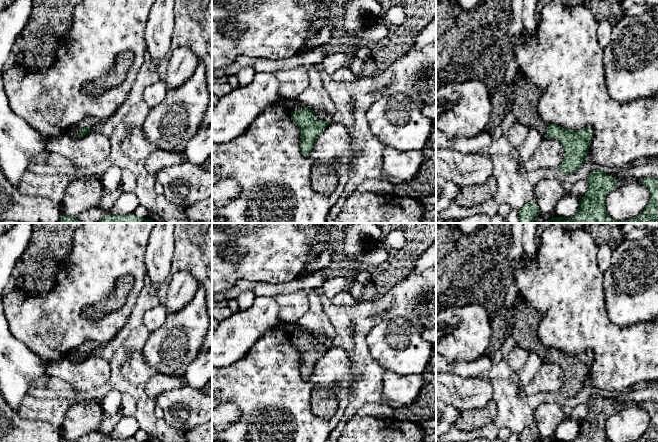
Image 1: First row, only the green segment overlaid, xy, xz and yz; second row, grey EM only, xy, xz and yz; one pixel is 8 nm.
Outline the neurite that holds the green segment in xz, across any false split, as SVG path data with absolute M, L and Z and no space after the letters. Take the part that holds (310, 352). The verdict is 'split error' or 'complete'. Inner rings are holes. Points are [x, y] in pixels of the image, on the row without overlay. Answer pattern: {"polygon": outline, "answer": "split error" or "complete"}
{"polygon": "M295 322L286 323L291 330L291 343L300 354L300 374L308 380L315 369L316 364L325 354L328 346L318 344L311 332L297 325Z", "answer": "split error"}

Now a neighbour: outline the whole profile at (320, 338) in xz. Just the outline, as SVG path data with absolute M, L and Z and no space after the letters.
M315 331L311 333L314 336L316 343L326 346L330 344L331 341L330 338L327 335L325 335L323 332Z

